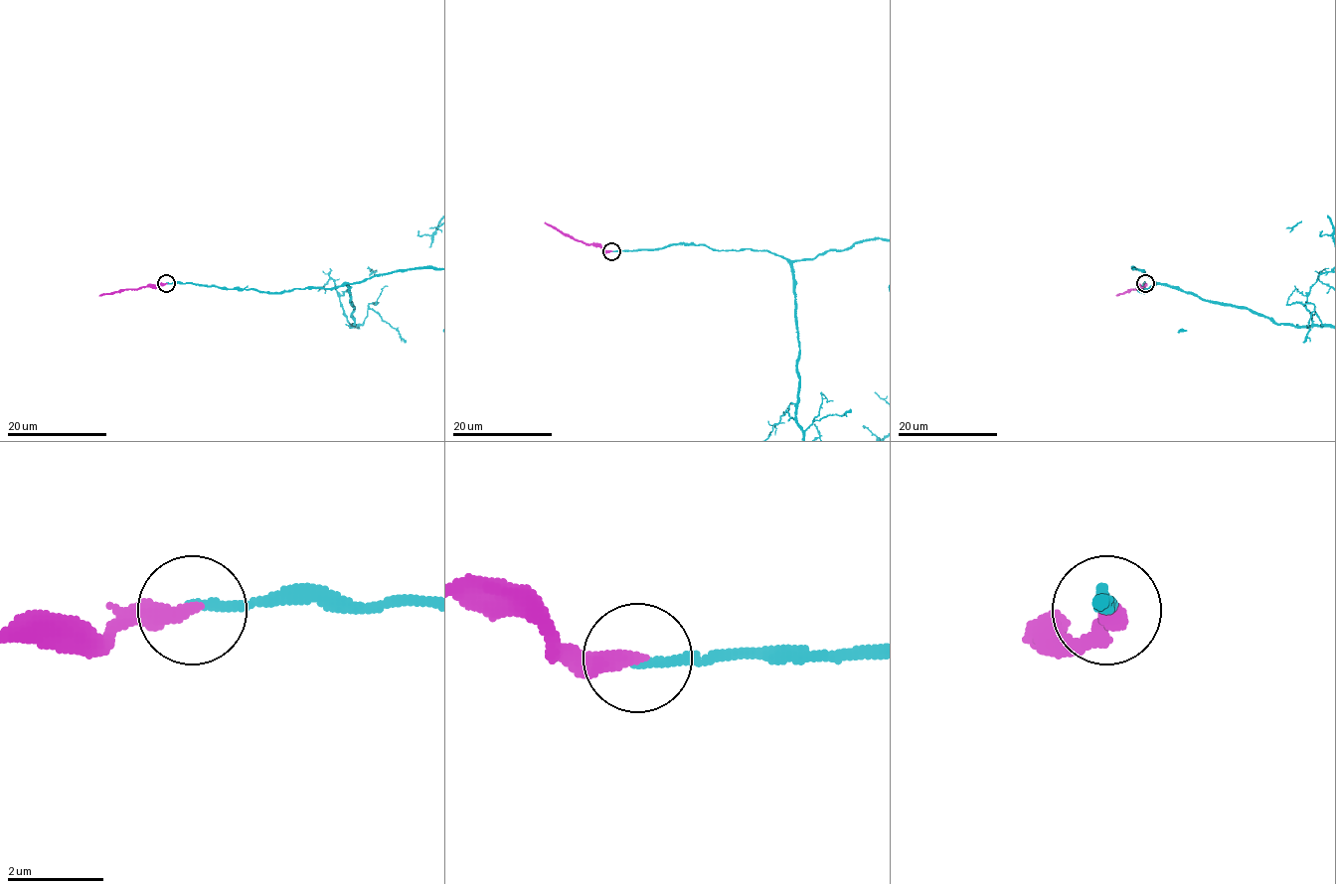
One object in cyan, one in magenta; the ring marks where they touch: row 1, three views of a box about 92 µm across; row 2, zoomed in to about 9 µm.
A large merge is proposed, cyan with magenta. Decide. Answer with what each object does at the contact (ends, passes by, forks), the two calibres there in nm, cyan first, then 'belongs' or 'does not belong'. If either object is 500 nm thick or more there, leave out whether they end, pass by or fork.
cyan ends; magenta ends; calibres 200 and 380 nm; belongs

